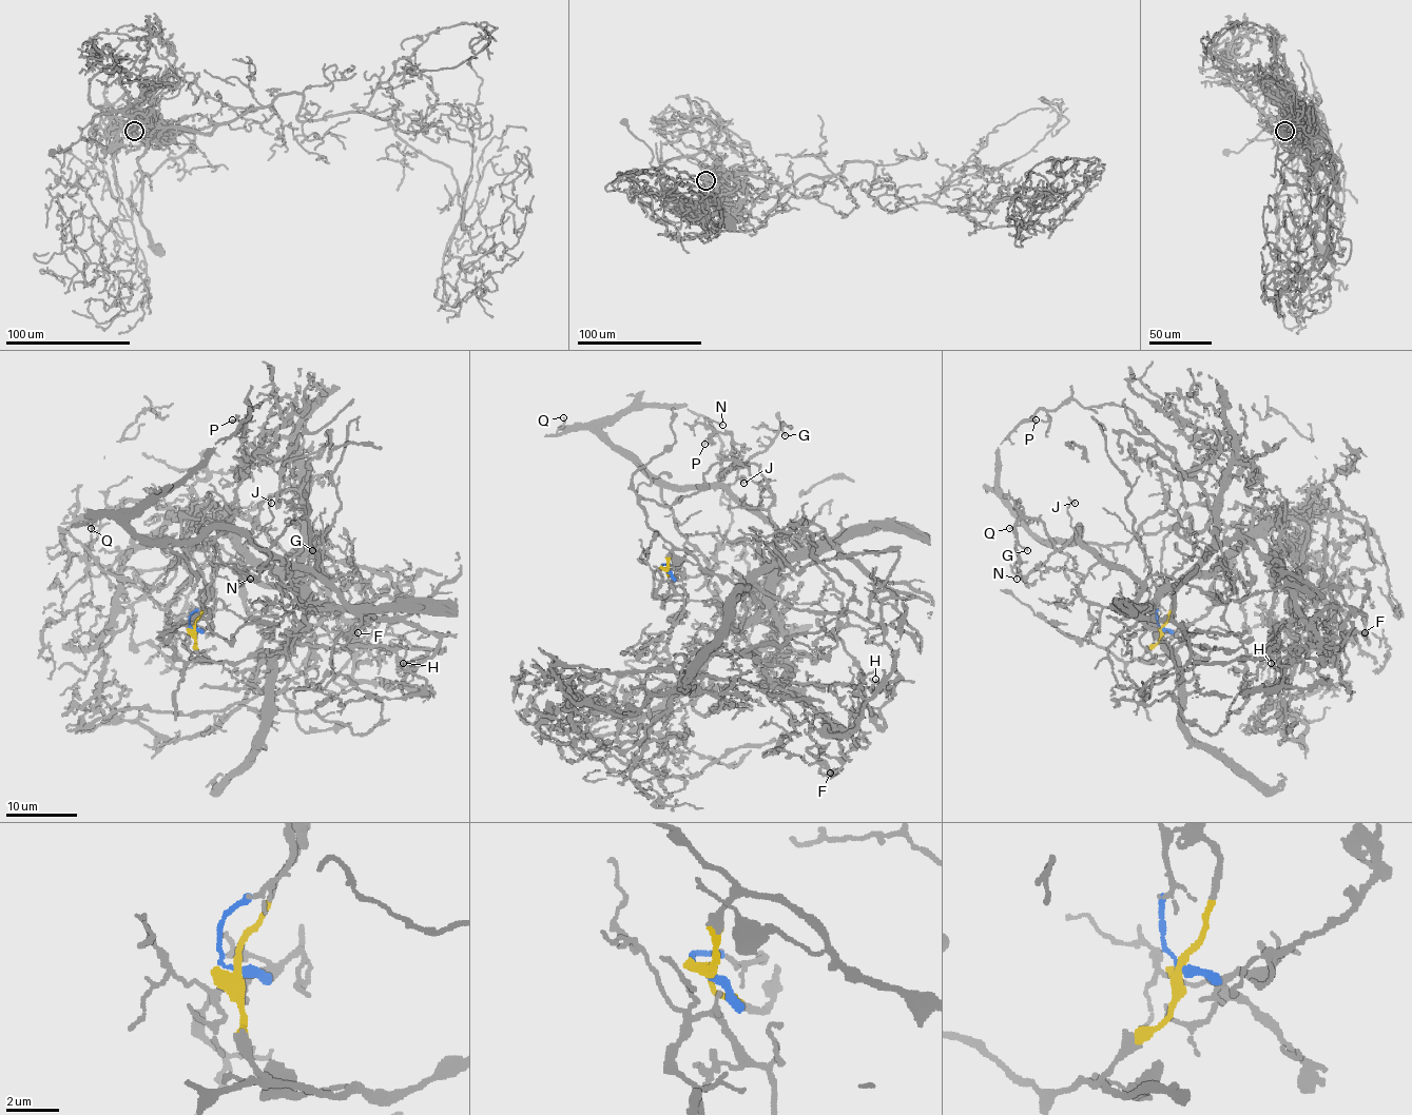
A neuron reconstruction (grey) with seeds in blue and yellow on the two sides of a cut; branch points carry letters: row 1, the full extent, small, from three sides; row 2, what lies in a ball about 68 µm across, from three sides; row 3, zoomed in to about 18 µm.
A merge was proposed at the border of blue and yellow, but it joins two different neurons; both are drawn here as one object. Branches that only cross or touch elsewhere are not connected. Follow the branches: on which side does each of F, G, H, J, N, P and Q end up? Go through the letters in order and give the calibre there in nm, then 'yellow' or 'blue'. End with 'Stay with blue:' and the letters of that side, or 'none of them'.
F: 320 nm | yellow
G: 150 nm | blue
H: 130 nm | yellow
J: 80 nm | blue
N: 110 nm | blue
P: 130 nm | blue
Q: 120 nm | blue
Stay with blue: G, J, N, P, Q

